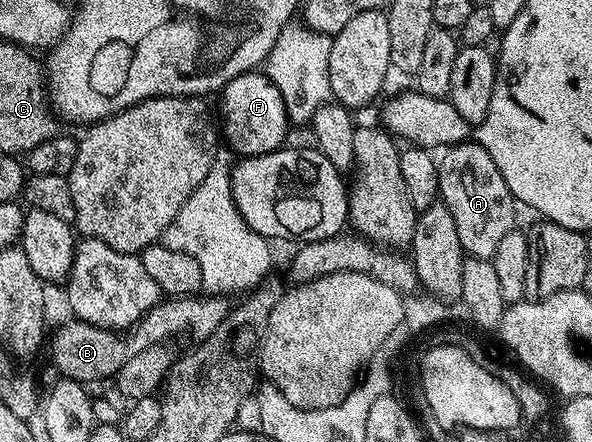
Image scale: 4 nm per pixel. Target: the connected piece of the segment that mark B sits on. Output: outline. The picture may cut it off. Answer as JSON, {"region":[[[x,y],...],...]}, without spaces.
{"region":[[[209,294],[203,297],[168,297],[143,315],[135,327],[120,334],[106,327],[95,327],[79,321],[64,323],[57,329],[53,339],[51,336],[52,359],[63,378],[77,379],[85,385],[93,385],[99,379],[111,380],[120,372],[122,365],[126,365],[126,361],[138,353],[172,341],[168,339],[176,339],[179,335],[193,335],[196,341],[208,339],[228,316],[228,303],[227,298]]]}

